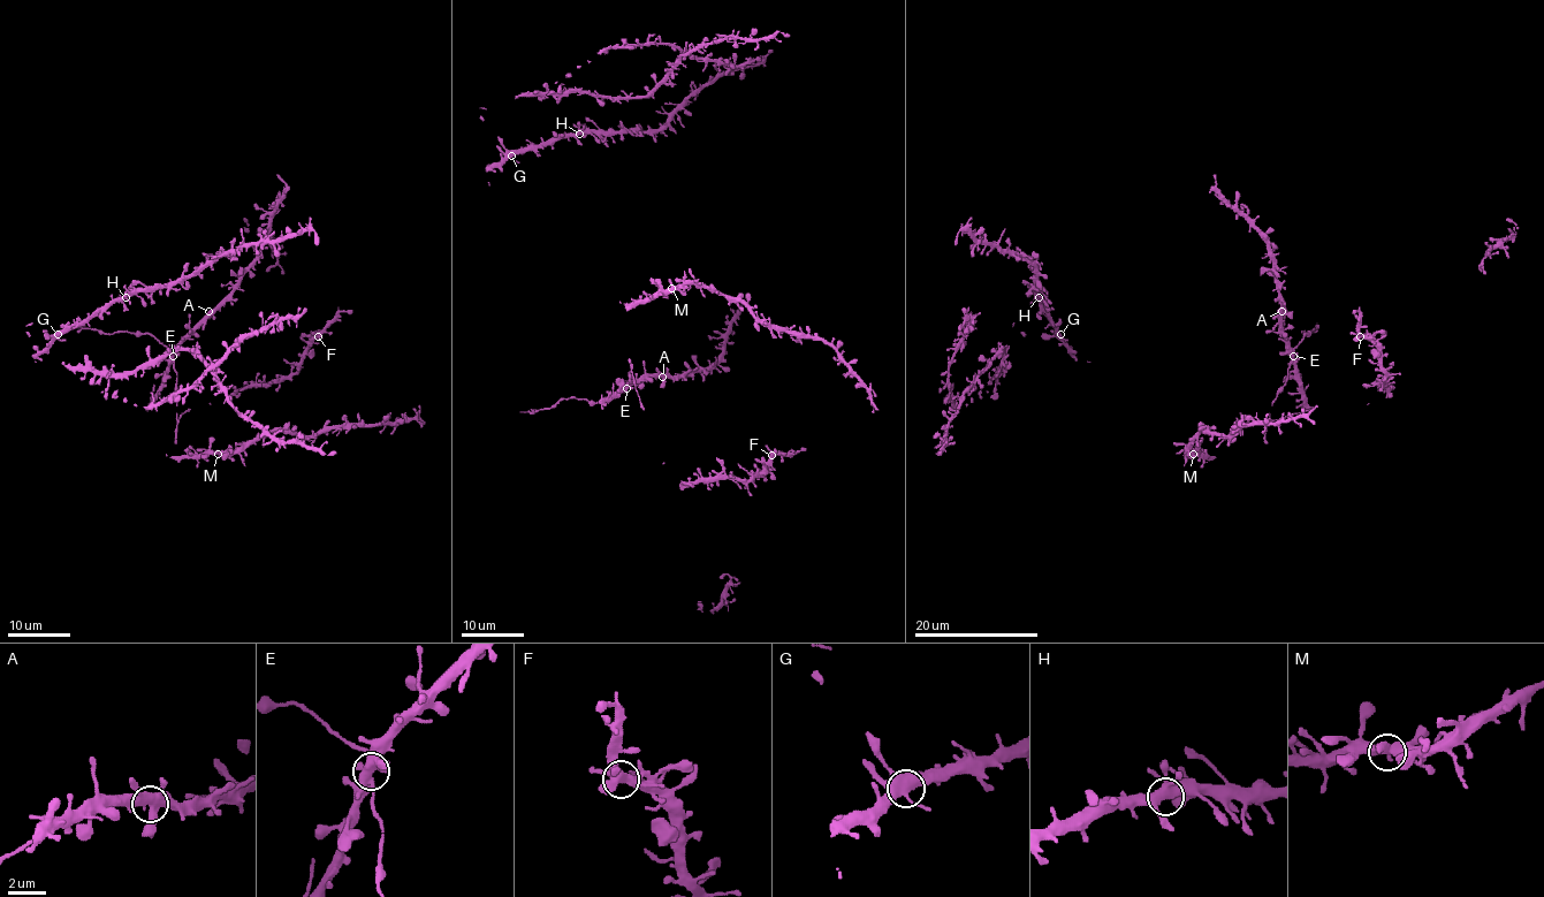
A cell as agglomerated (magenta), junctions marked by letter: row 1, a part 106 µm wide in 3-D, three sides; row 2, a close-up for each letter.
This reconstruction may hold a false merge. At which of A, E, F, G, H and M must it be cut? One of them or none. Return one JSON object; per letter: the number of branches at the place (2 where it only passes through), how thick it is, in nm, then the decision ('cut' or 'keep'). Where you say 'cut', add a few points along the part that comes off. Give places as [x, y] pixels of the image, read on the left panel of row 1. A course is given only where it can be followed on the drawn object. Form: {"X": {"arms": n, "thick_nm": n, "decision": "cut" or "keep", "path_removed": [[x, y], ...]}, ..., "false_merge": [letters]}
{"A": {"arms": 4, "thick_nm": 480, "decision": "keep"}, "E": {"arms": 4, "thick_nm": 480, "decision": "keep"}, "F": {"arms": 4, "thick_nm": 480, "decision": "keep"}, "G": {"arms": 4, "thick_nm": 480, "decision": "keep"}, "H": {"arms": 4, "thick_nm": 440, "decision": "keep"}, "M": {"arms": 4, "thick_nm": 460, "decision": "keep"}, "false_merge": []}

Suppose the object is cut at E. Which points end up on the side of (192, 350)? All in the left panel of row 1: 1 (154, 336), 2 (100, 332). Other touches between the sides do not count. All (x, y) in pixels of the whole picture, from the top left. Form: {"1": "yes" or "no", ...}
{"1": "no", "2": "no"}

